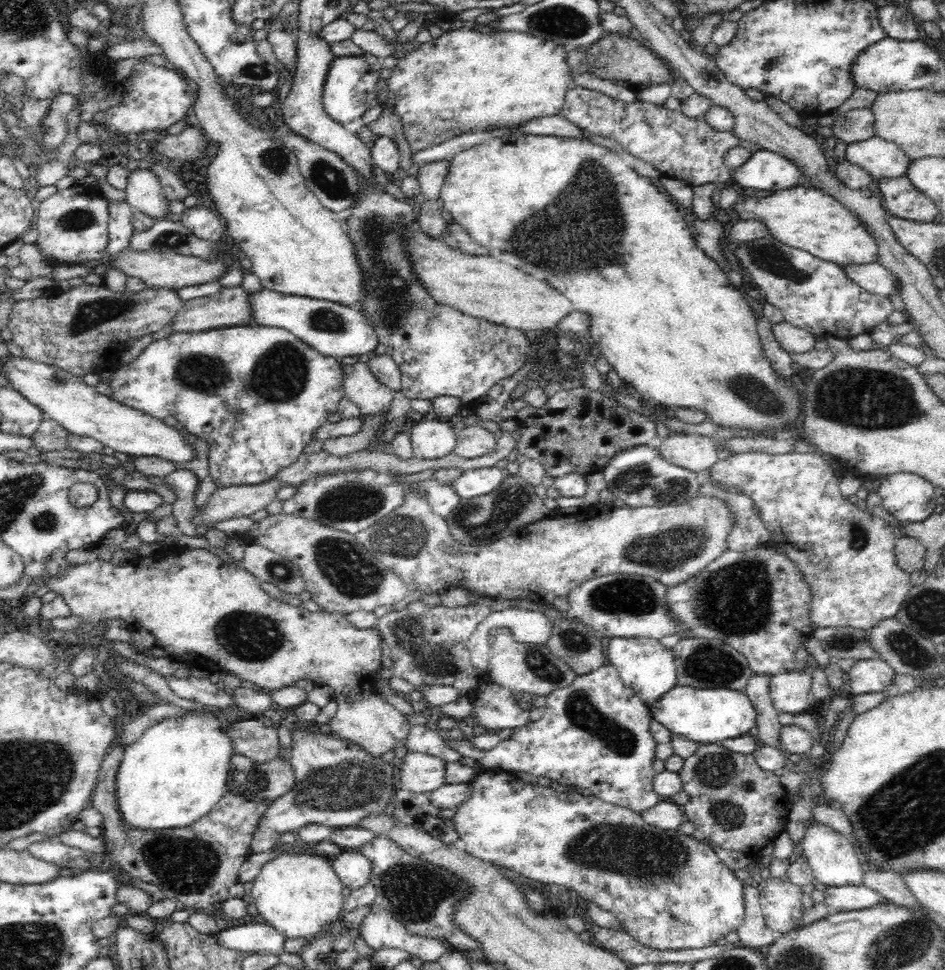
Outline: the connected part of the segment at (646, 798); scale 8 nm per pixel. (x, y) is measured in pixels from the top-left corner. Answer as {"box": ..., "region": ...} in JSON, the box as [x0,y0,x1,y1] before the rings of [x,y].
{"box":[445,665,660,813],"region":[[[611,665],[600,666],[595,672],[577,676],[568,687],[558,688],[545,698],[544,714],[538,722],[514,729],[510,738],[500,741],[492,750],[476,749],[467,738],[460,741],[445,736],[446,744],[461,756],[474,758],[486,769],[500,768],[509,772],[524,771],[537,777],[544,776],[562,789],[588,788],[594,797],[632,809],[632,812],[643,813],[660,803],[659,795],[653,787],[656,773],[652,763],[656,759],[657,742],[650,735],[652,713],[650,707],[623,684],[616,668]]]}

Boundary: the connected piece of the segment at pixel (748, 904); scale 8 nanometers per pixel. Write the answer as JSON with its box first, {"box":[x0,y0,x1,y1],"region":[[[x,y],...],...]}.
{"box":[737,883,778,952],"region":[[[746,883],[743,888],[745,898],[745,916],[737,933],[740,936],[740,946],[764,952],[778,938],[776,932],[766,926],[762,905],[756,887]]]}

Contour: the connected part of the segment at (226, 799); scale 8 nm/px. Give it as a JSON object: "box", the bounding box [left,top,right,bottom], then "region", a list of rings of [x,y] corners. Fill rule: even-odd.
{"box":[91,744,269,911],"region":[[[122,744],[111,746],[102,759],[91,806],[102,815],[101,834],[105,841],[104,854],[117,862],[132,878],[159,886],[165,898],[184,904],[186,909],[207,911],[214,902],[223,902],[231,896],[228,890],[238,880],[238,870],[251,854],[251,840],[255,828],[268,811],[269,802],[256,800],[242,789],[228,790],[222,799],[200,820],[182,828],[147,830],[131,828],[120,816],[116,801],[116,773],[123,757]]]}

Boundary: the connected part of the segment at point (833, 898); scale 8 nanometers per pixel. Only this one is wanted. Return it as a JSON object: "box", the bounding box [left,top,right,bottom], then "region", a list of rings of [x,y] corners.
{"box":[823,884,888,913],"region":[[[865,884],[862,886],[830,886],[824,888],[823,892],[823,902],[832,913],[860,910],[888,901]]]}

